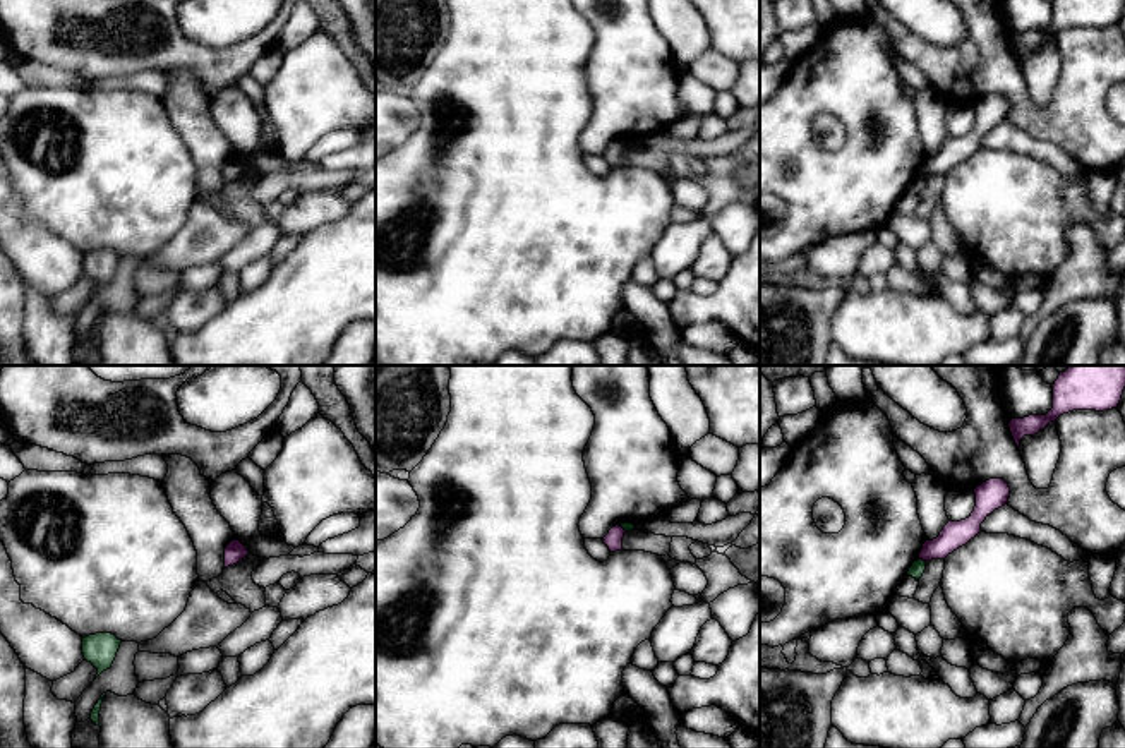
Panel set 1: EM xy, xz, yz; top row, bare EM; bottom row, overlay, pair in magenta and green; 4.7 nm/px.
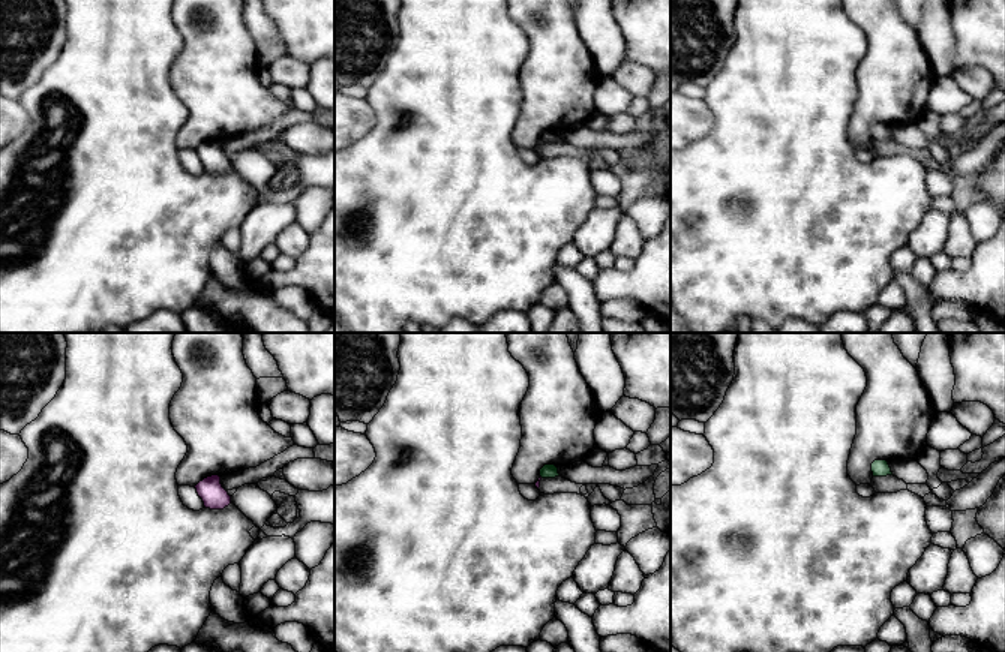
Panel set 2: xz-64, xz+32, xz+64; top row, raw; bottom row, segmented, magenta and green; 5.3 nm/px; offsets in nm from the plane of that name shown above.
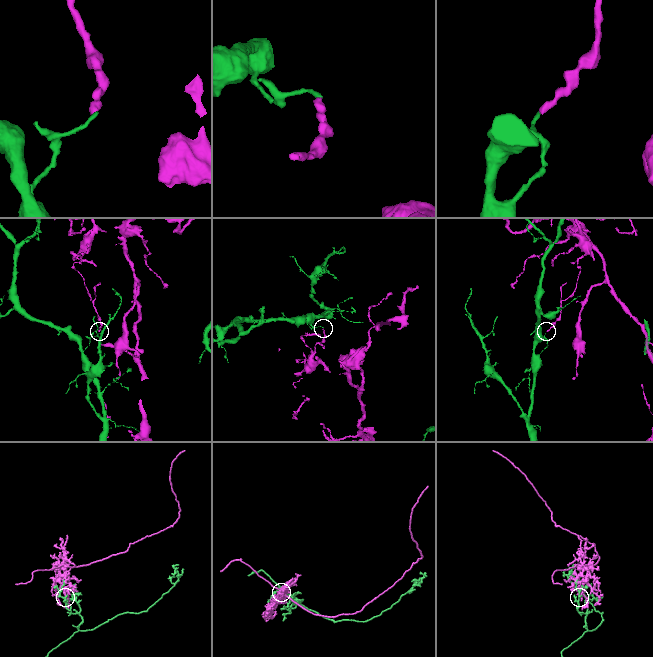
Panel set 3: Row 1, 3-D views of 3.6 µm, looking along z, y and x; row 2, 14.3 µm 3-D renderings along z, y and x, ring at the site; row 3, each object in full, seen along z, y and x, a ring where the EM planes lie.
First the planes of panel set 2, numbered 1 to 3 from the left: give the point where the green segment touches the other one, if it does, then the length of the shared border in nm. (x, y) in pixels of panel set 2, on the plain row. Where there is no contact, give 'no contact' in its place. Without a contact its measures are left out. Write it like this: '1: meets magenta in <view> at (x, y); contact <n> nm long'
1: no contact
2: no contact
3: no contact

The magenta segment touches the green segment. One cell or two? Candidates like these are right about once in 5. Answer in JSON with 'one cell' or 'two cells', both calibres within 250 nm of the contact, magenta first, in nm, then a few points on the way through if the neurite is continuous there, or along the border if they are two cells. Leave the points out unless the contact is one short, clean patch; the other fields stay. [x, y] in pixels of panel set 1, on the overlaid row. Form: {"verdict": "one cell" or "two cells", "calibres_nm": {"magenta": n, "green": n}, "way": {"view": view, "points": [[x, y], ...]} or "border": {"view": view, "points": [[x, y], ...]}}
{"verdict": "two cells", "calibres_nm": {"magenta": 130, "green": 70}, "border": {"view": "yz", "points": [[920, 558], [925, 561]]}}

